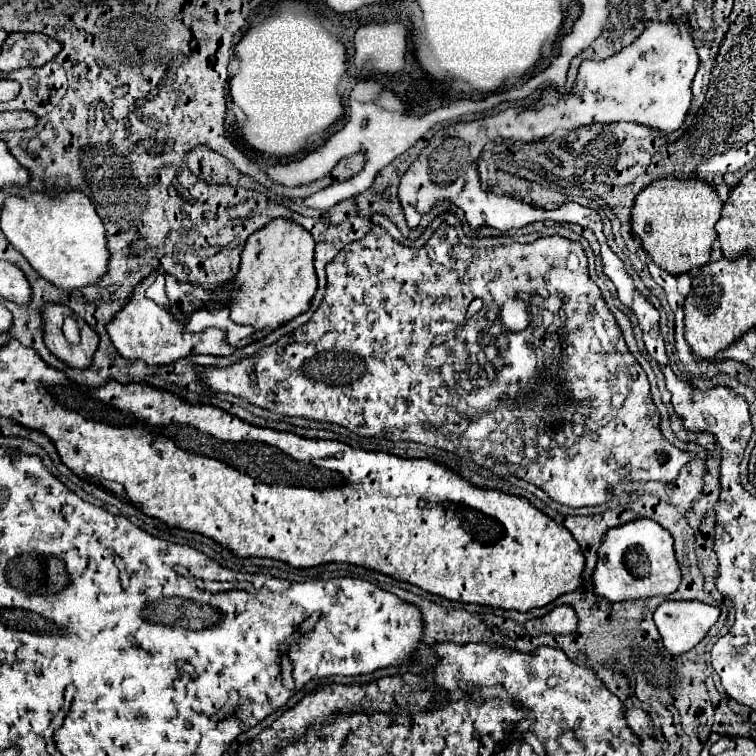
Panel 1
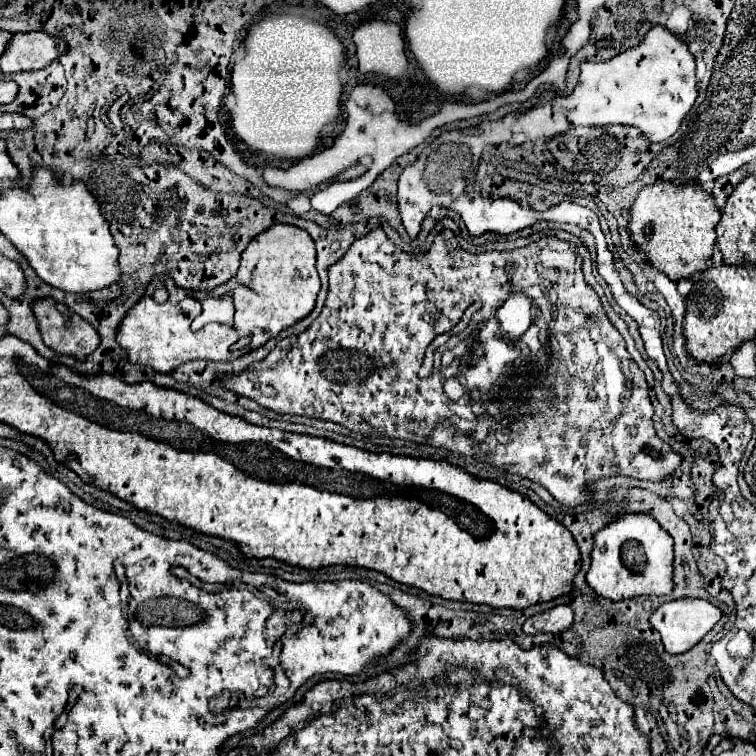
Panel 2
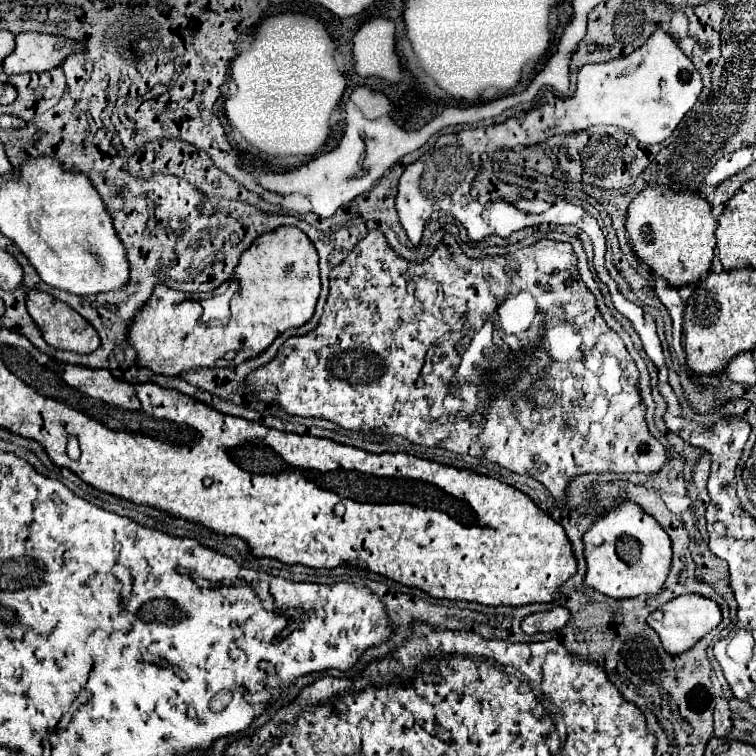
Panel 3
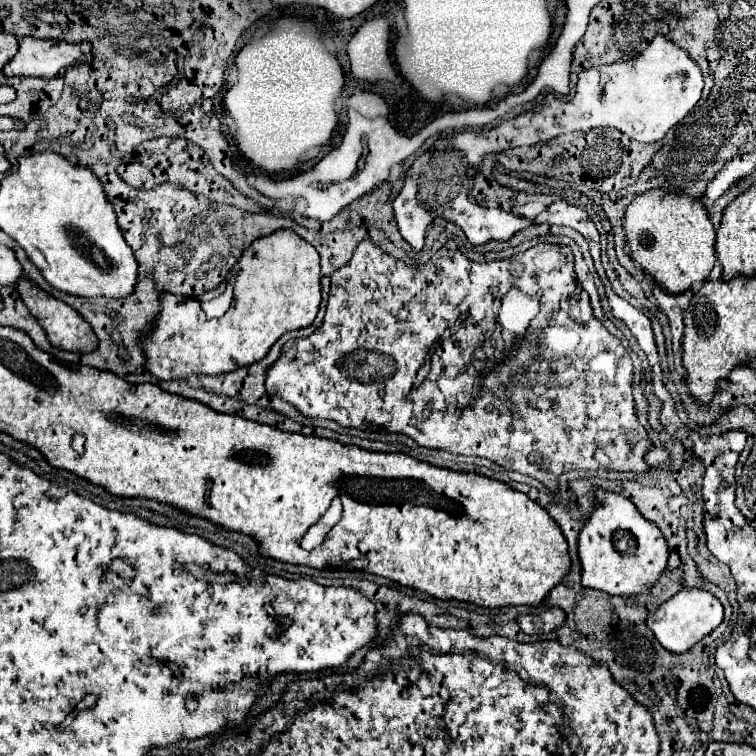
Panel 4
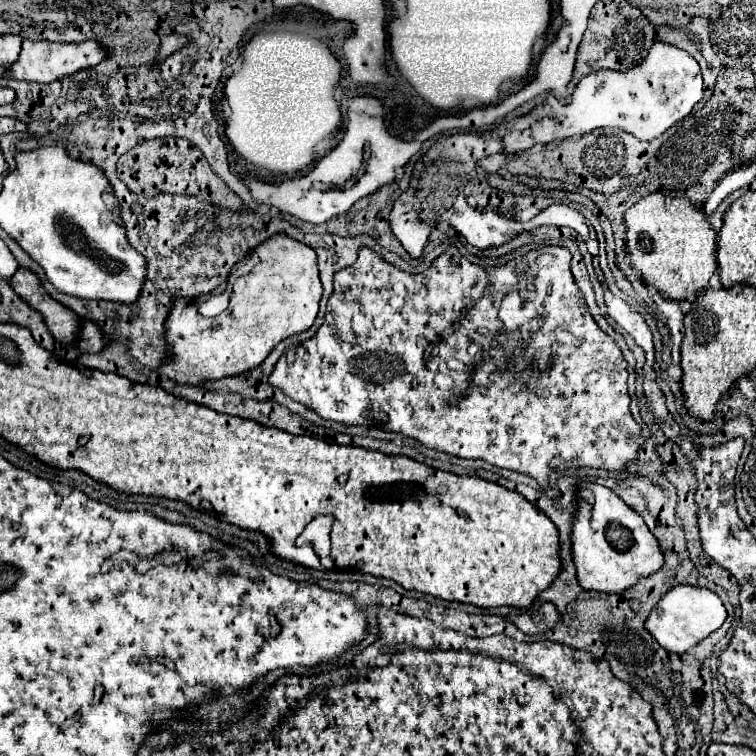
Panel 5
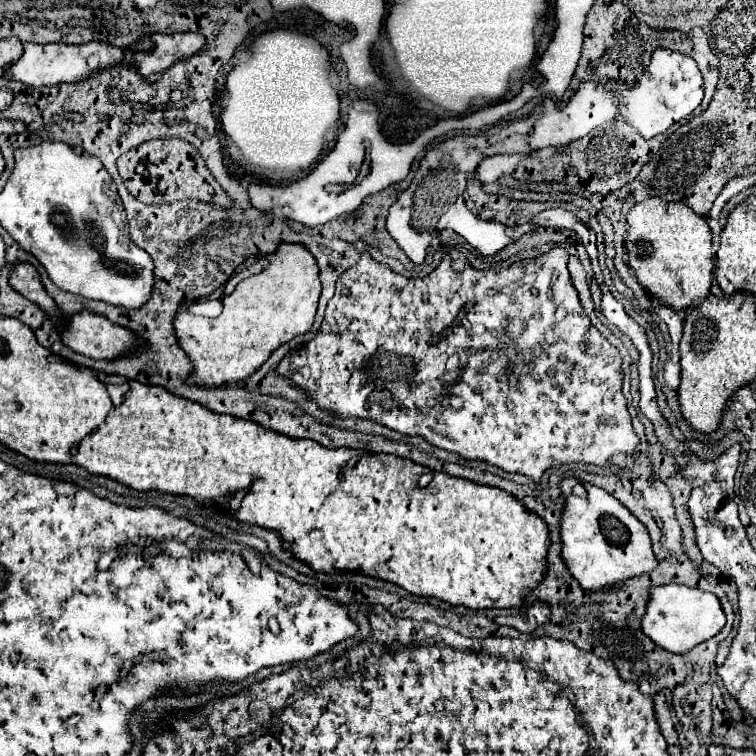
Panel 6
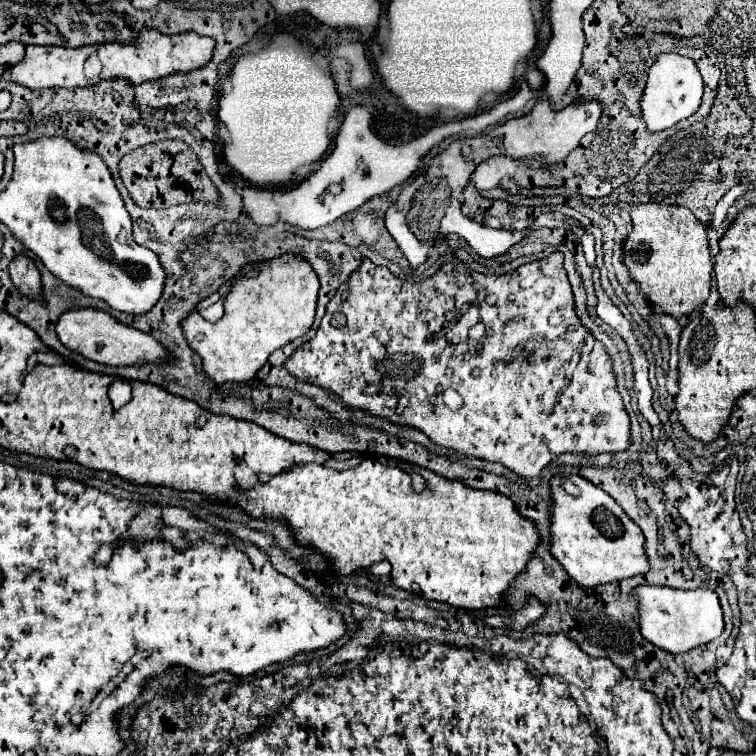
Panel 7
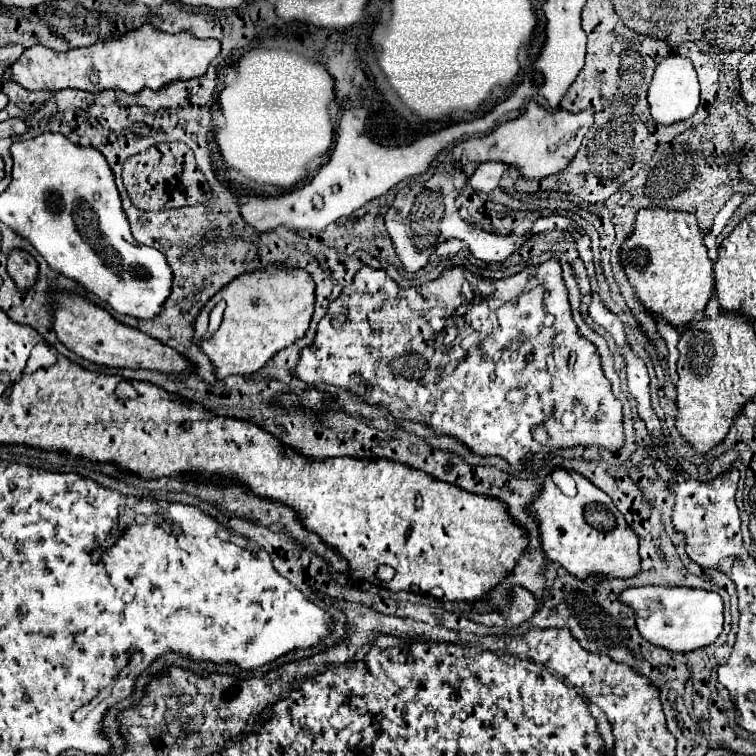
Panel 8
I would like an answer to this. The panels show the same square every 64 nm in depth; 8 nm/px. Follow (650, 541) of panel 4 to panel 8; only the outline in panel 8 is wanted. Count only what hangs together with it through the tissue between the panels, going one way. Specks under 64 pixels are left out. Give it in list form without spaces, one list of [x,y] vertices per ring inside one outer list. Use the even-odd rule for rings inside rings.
[[[570,472],[578,494],[574,498],[564,496],[550,476],[544,478],[540,494],[526,506],[528,514],[536,518],[540,528],[540,544],[548,560],[564,566],[578,578],[594,574],[612,574],[616,578],[632,578],[640,572],[638,538],[626,524],[624,516],[612,504],[610,496],[596,488],[590,480],[578,472]]]

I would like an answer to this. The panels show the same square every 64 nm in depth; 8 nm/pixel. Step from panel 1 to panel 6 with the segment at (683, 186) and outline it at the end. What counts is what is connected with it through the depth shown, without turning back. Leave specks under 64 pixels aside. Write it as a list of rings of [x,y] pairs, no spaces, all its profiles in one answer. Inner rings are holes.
[[[648,198],[638,202],[628,212],[628,238],[626,238],[626,252],[628,252],[628,266],[634,270],[642,288],[658,298],[660,304],[672,310],[686,310],[694,306],[698,300],[710,294],[712,274],[714,274],[714,256],[712,256],[712,232],[708,228],[706,218],[694,214],[686,204],[680,202],[664,202],[660,198]]]

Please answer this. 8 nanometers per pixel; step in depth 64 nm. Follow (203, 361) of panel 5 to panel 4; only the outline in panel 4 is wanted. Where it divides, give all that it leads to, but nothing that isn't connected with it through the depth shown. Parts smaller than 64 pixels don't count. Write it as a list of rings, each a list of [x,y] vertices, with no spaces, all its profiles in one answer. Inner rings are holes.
[[[278,230],[270,236],[256,240],[244,254],[244,326],[206,326],[206,320],[196,298],[184,298],[176,294],[162,294],[162,312],[156,320],[156,328],[142,340],[146,352],[148,370],[160,380],[188,380],[190,376],[216,376],[226,374],[262,360],[272,344],[286,332],[306,328],[314,322],[320,308],[320,260],[314,246],[304,242],[292,230]]]

